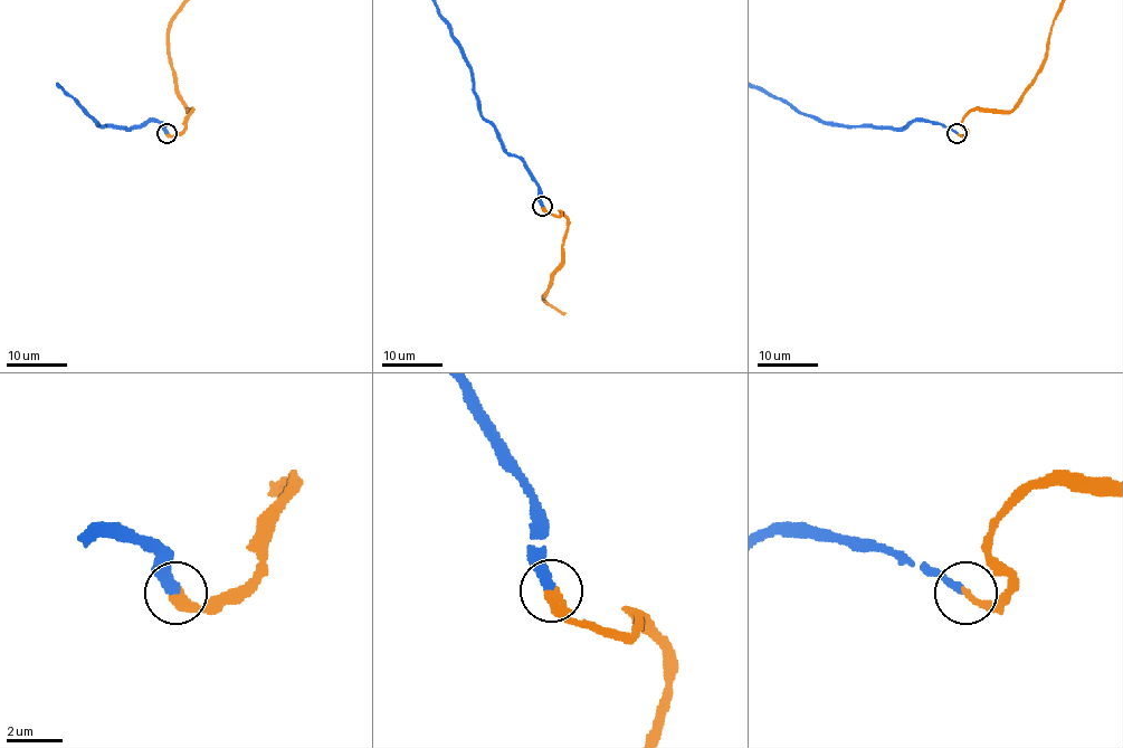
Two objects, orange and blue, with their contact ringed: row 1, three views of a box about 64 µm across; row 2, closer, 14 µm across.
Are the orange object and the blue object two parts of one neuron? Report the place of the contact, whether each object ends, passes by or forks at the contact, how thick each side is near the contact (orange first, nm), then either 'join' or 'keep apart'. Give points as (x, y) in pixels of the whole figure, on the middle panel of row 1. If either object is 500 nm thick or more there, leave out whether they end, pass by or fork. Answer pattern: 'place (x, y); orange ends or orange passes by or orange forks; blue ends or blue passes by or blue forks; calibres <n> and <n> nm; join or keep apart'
place (542, 206); orange ends; blue ends; calibres 280 and 280 nm; join

